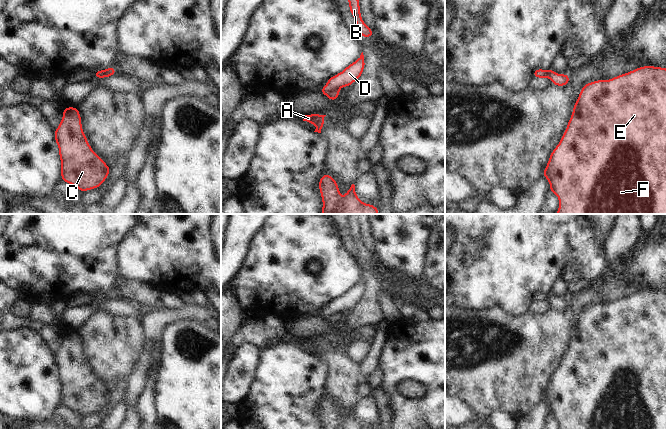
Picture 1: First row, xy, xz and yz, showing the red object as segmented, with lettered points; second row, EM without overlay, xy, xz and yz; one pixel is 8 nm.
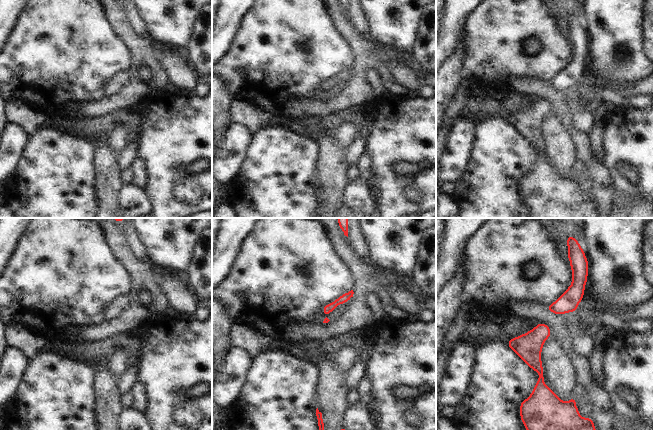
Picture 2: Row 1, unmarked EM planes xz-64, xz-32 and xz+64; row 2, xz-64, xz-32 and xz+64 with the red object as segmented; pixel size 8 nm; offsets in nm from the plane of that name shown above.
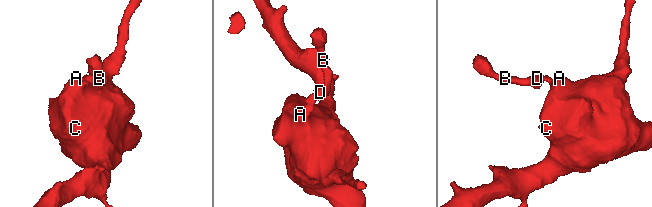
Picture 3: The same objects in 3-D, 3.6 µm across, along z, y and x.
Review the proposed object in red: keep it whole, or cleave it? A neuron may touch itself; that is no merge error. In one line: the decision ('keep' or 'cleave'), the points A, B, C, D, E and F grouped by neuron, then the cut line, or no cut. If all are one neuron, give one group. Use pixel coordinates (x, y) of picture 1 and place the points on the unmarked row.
cleave | A C E F / B D | xz (338, 313), (333, 313), (326, 319)

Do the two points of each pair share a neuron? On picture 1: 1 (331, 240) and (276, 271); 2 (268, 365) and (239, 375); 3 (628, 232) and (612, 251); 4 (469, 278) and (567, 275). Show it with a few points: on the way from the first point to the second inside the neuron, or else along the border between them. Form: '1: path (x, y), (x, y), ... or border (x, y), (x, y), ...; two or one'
1: path (317, 240), (314, 240), (290, 264); one
2: border (260, 351), (255, 377), (248, 391); two
3: path (624, 237), (617, 246); one
4: border (579, 263), (569, 261), (559, 277); two

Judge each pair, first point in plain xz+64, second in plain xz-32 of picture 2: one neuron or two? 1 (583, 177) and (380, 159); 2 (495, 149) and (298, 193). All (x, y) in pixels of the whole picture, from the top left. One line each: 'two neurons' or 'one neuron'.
1: two neurons
2: one neuron

